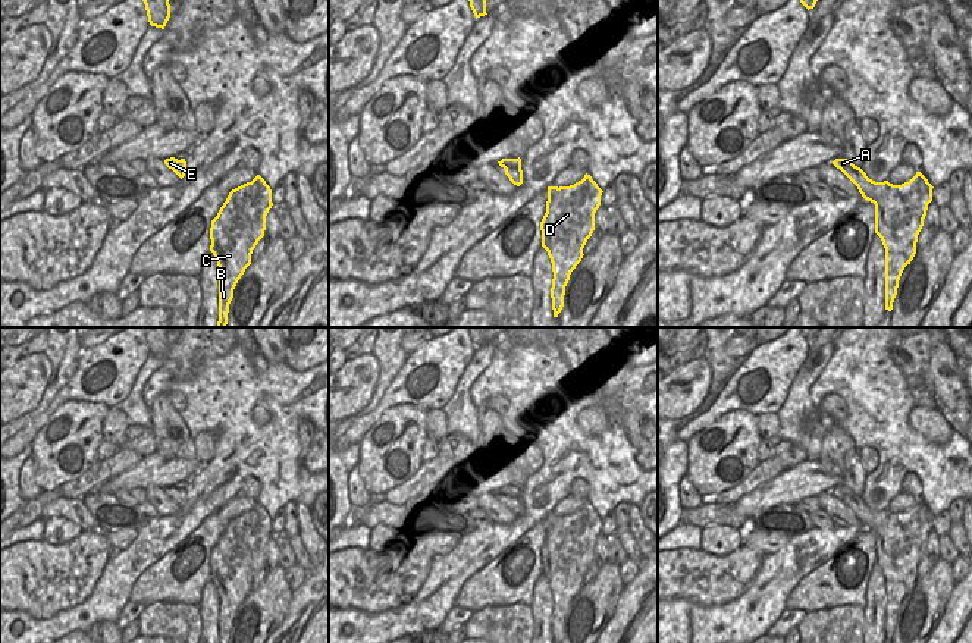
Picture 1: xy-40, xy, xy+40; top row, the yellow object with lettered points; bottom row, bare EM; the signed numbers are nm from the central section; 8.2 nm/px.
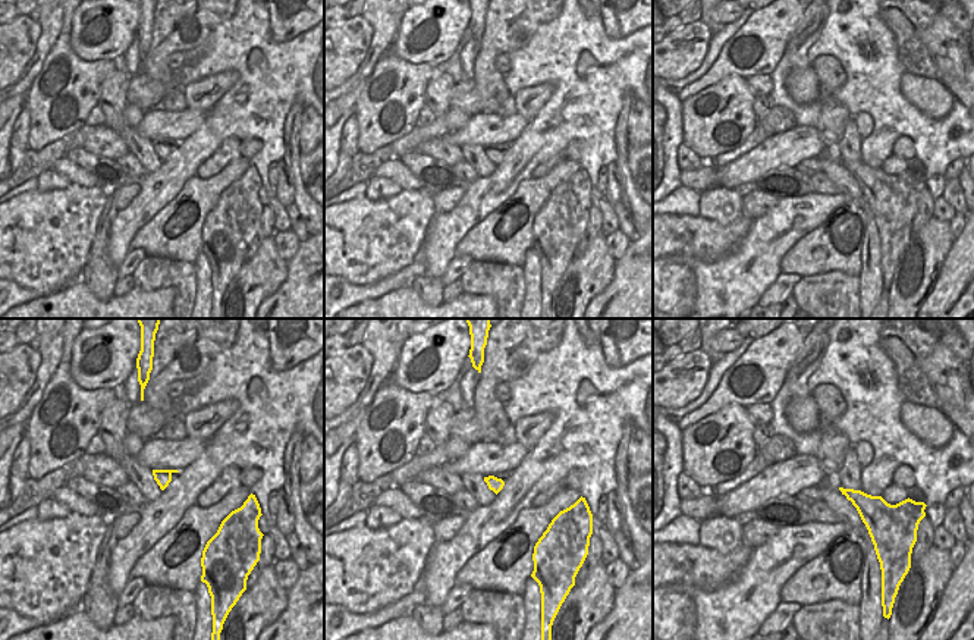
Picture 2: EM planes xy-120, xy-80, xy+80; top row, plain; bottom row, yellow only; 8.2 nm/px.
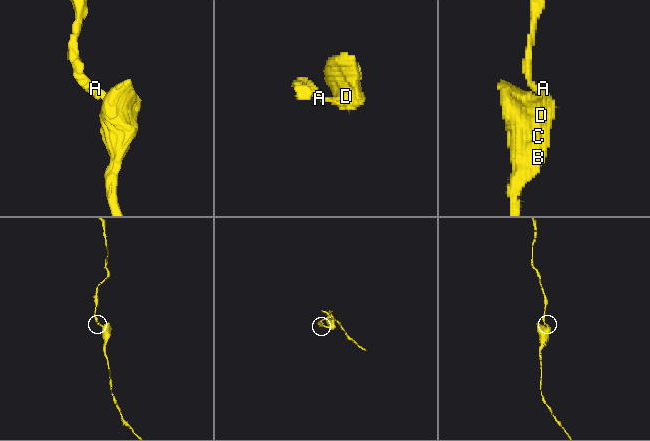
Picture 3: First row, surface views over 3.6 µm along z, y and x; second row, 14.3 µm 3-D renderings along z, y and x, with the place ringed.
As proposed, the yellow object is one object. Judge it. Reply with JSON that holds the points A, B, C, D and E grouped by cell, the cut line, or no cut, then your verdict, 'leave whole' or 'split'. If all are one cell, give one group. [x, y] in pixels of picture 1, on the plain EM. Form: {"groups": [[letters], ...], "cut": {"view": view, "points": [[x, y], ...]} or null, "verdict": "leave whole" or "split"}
{"groups": [["A", "B", "C", "D", "E"]], "cut": null, "verdict": "leave whole"}

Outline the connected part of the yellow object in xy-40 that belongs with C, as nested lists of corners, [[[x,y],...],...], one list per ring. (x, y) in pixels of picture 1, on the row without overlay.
[[[257,504],[232,518],[211,549],[210,580],[219,595],[219,643],[229,642],[233,618],[251,593],[251,583],[264,565],[266,545],[272,537],[272,518]]]

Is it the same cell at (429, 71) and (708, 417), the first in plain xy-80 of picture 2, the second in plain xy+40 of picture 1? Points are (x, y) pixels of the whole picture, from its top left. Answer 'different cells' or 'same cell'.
different cells

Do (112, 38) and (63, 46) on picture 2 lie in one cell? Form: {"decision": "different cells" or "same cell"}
{"decision": "different cells"}

